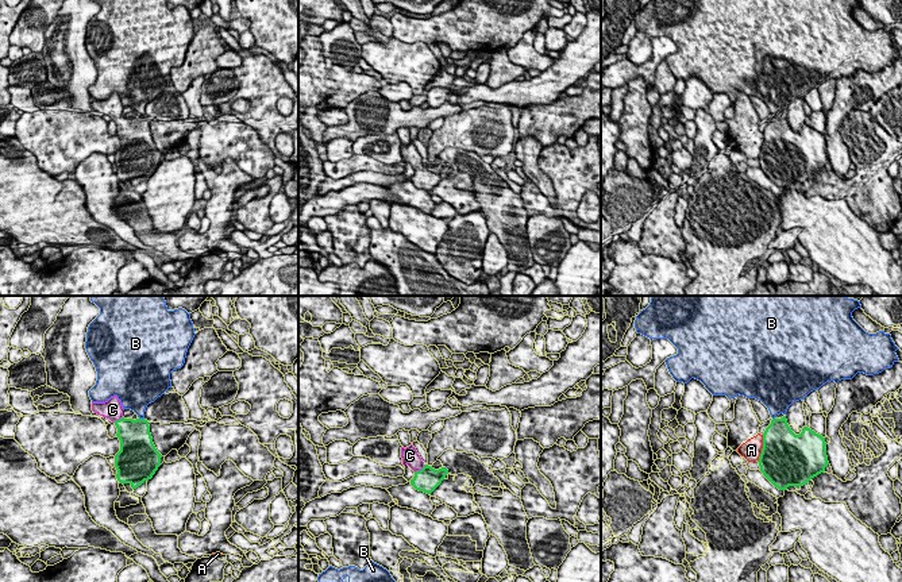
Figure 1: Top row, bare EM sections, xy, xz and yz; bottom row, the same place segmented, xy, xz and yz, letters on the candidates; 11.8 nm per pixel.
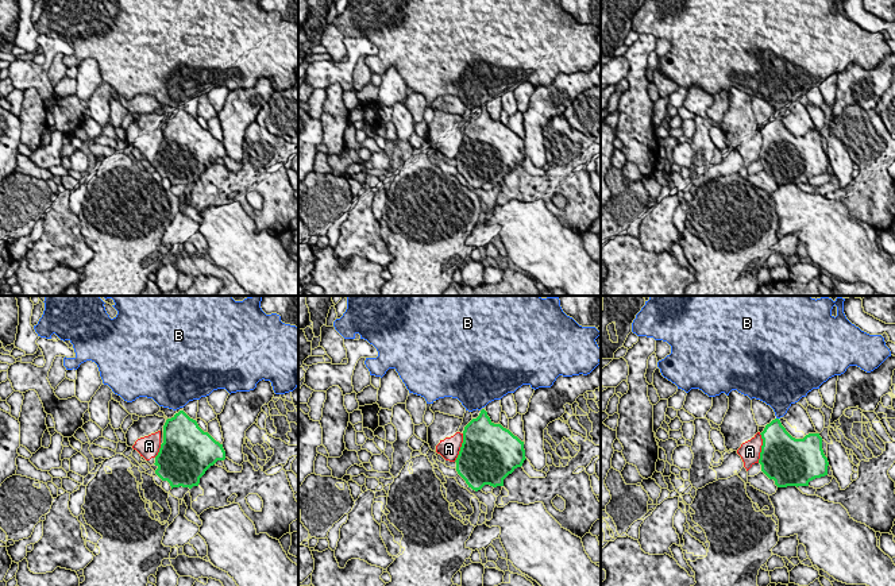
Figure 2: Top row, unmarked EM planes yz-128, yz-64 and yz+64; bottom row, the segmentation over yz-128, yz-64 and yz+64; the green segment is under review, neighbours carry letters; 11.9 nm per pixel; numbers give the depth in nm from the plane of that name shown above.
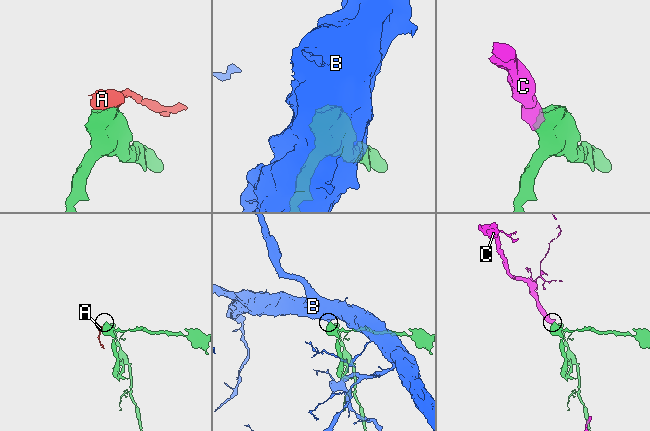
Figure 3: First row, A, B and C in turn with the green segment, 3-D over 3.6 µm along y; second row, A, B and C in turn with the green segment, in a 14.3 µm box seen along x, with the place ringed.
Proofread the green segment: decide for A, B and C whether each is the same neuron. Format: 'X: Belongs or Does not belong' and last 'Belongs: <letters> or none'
A: Does not belong
B: Does not belong
C: Belongs
Belongs: C

